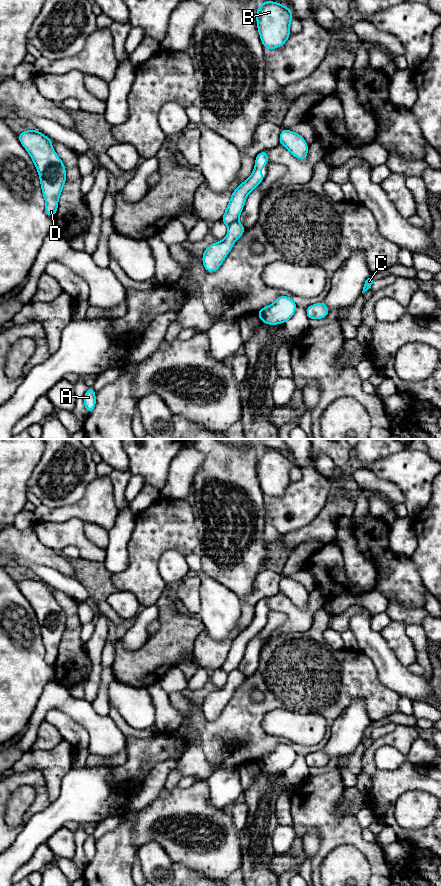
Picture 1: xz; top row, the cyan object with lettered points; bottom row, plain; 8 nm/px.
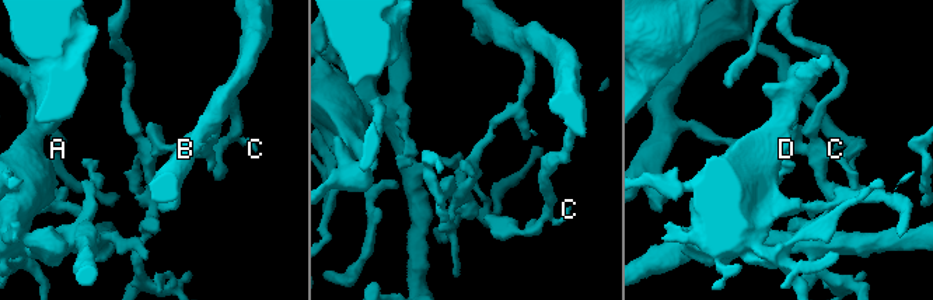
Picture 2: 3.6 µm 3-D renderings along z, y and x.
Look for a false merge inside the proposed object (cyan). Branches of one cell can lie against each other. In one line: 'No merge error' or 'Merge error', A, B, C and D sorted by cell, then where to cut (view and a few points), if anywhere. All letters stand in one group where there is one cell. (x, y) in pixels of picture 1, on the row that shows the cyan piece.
Merge error. Groups: A D / B C. Split along xz (237, 220), (228, 226)

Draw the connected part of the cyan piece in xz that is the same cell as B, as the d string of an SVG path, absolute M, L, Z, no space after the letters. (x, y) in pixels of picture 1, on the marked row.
M266 1L257 9L257 28L264 48L273 50L286 44L291 35L292 11L278 2Z

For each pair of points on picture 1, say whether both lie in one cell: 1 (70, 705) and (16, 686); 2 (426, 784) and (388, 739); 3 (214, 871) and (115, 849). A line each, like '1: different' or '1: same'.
1: different
2: same
3: same

